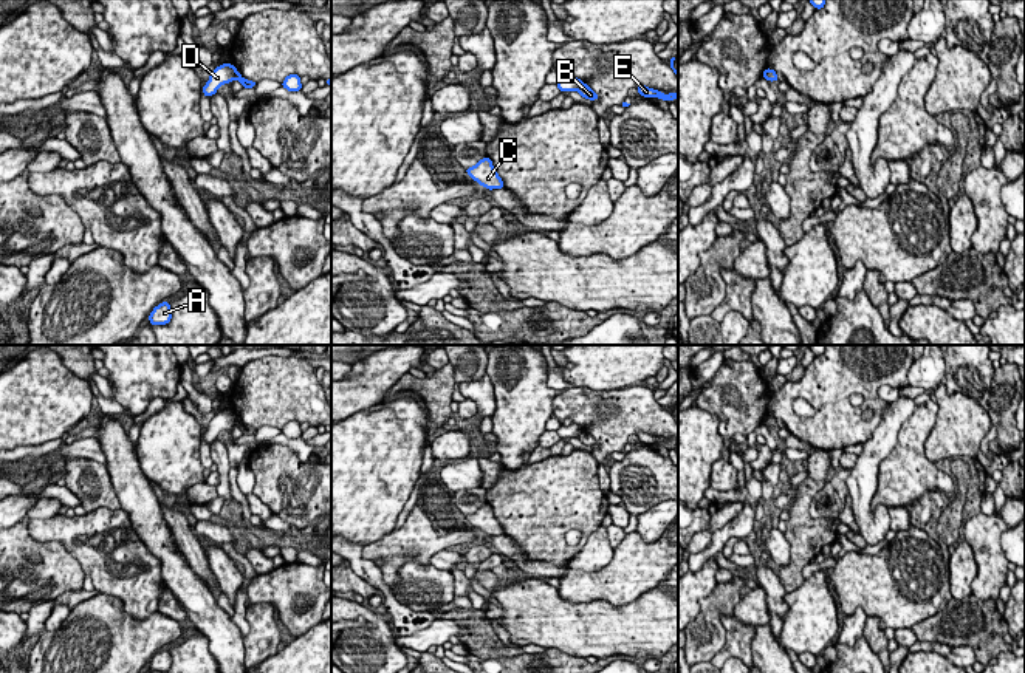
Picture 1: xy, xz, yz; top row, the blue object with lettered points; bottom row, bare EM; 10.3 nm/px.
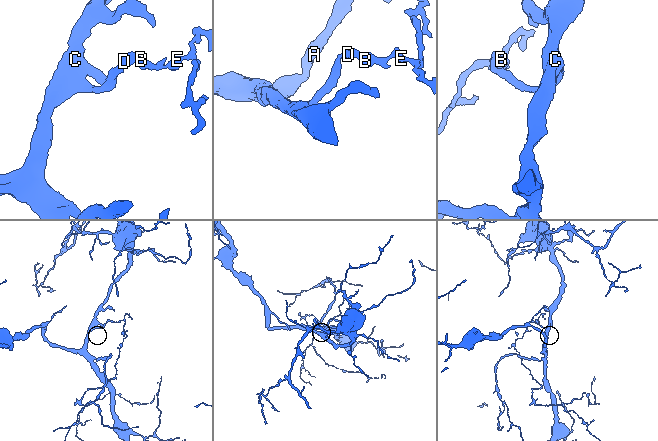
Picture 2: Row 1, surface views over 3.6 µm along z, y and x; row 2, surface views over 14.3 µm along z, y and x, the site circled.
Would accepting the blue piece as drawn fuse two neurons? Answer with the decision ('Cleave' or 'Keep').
Cleave

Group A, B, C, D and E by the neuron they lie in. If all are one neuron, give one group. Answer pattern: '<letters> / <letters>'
A C D / B E

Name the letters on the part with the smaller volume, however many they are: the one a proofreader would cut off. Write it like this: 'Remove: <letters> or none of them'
Remove: B, E

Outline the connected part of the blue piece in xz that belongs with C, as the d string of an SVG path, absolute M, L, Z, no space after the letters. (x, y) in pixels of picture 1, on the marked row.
M486 156L480 159L474 167L465 169L466 173L488 190L505 189L505 184L495 172L492 161Z

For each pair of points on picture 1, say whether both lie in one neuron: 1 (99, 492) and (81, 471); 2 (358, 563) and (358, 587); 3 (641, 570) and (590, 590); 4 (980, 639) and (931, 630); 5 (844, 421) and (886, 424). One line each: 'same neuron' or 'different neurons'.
1: same neuron
2: different neurons
3: same neuron
4: same neuron
5: different neurons

